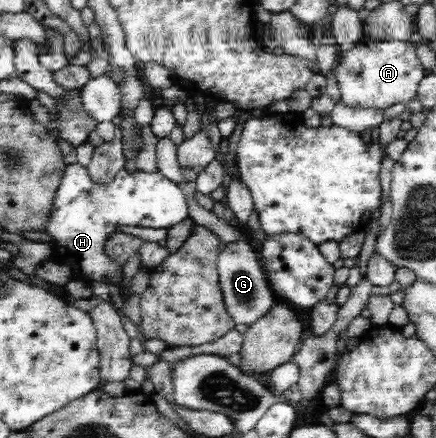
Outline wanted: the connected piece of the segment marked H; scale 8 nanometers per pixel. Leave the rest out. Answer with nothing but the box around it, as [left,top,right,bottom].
[31,163,188,303]

